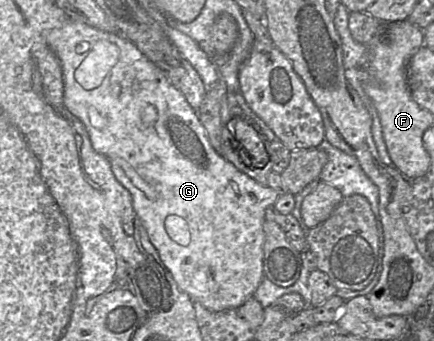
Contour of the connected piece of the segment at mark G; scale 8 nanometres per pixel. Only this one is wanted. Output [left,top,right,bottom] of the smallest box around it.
[46,18,279,312]

